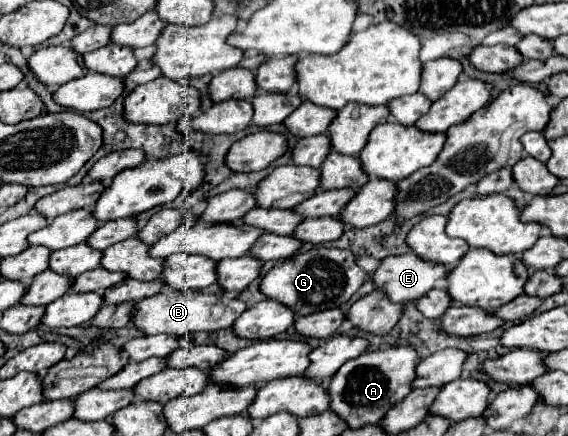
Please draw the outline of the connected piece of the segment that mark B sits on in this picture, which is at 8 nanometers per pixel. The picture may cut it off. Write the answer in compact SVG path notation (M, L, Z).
M211 284L209 288L203 288L203 290L185 290L185 292L177 292L175 288L165 288L159 294L135 304L133 324L143 334L163 332L163 334L189 336L203 330L213 332L221 328L231 328L245 310L247 310L245 302L241 298L229 298L219 284Z

